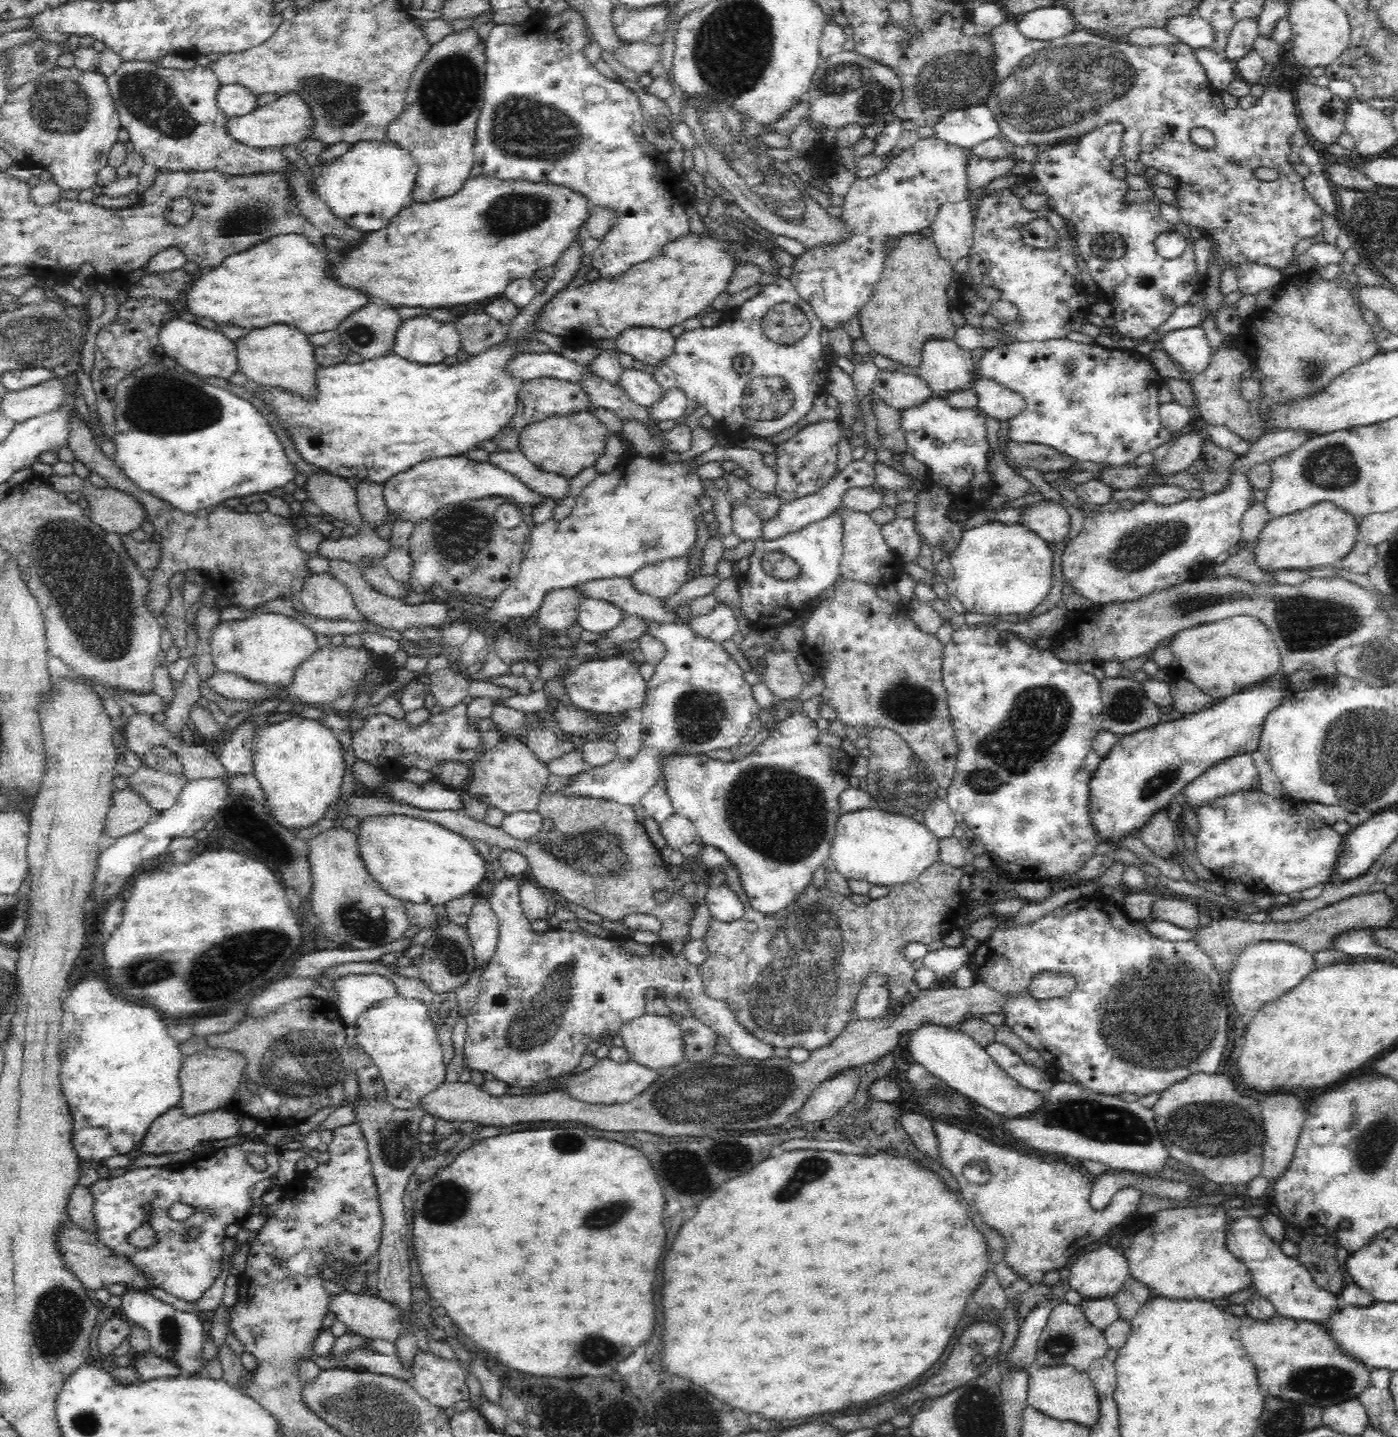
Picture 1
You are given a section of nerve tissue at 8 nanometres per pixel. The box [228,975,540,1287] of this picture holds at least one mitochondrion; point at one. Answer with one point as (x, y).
(301, 1069)

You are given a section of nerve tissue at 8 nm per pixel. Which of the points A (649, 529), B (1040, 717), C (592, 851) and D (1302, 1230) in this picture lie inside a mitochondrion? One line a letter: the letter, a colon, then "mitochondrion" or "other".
A: mitochondrion
B: mitochondrion
C: mitochondrion
D: other

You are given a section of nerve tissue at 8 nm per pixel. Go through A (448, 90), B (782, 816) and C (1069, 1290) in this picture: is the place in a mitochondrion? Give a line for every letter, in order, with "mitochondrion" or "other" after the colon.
A: mitochondrion
B: mitochondrion
C: other

